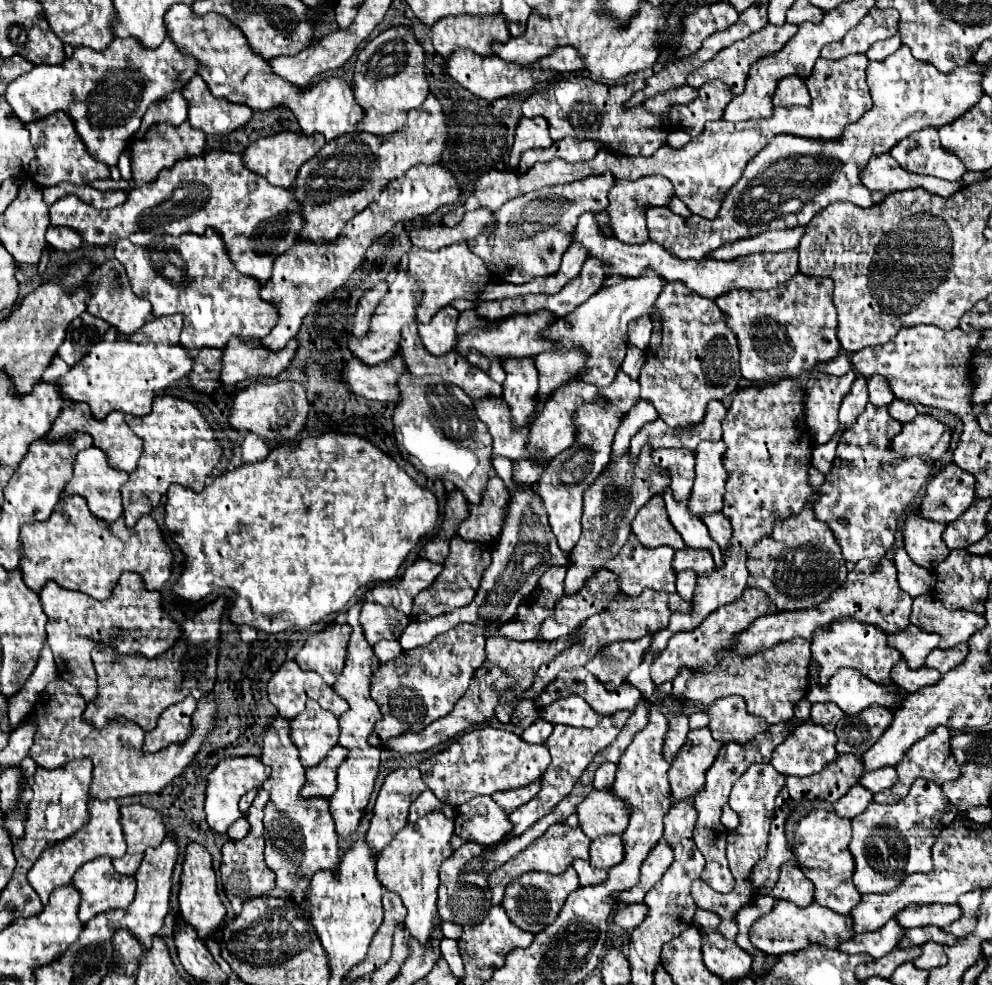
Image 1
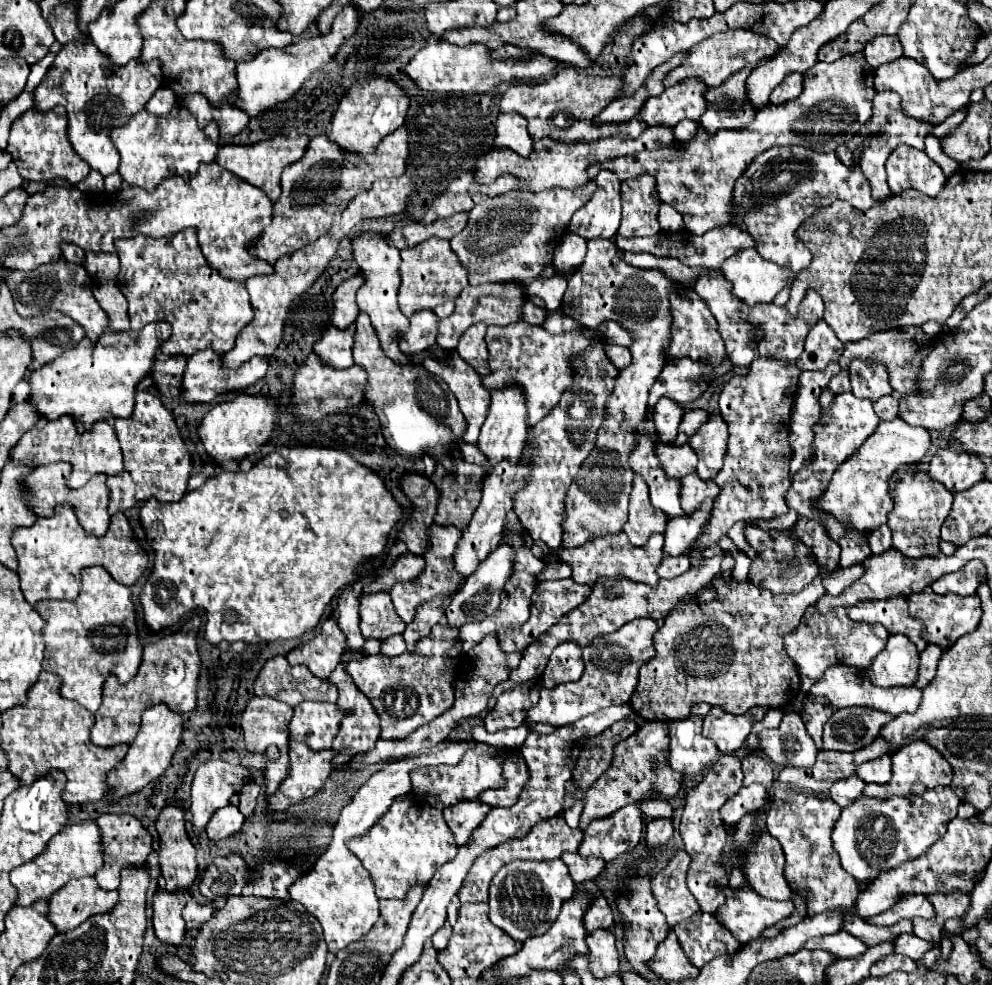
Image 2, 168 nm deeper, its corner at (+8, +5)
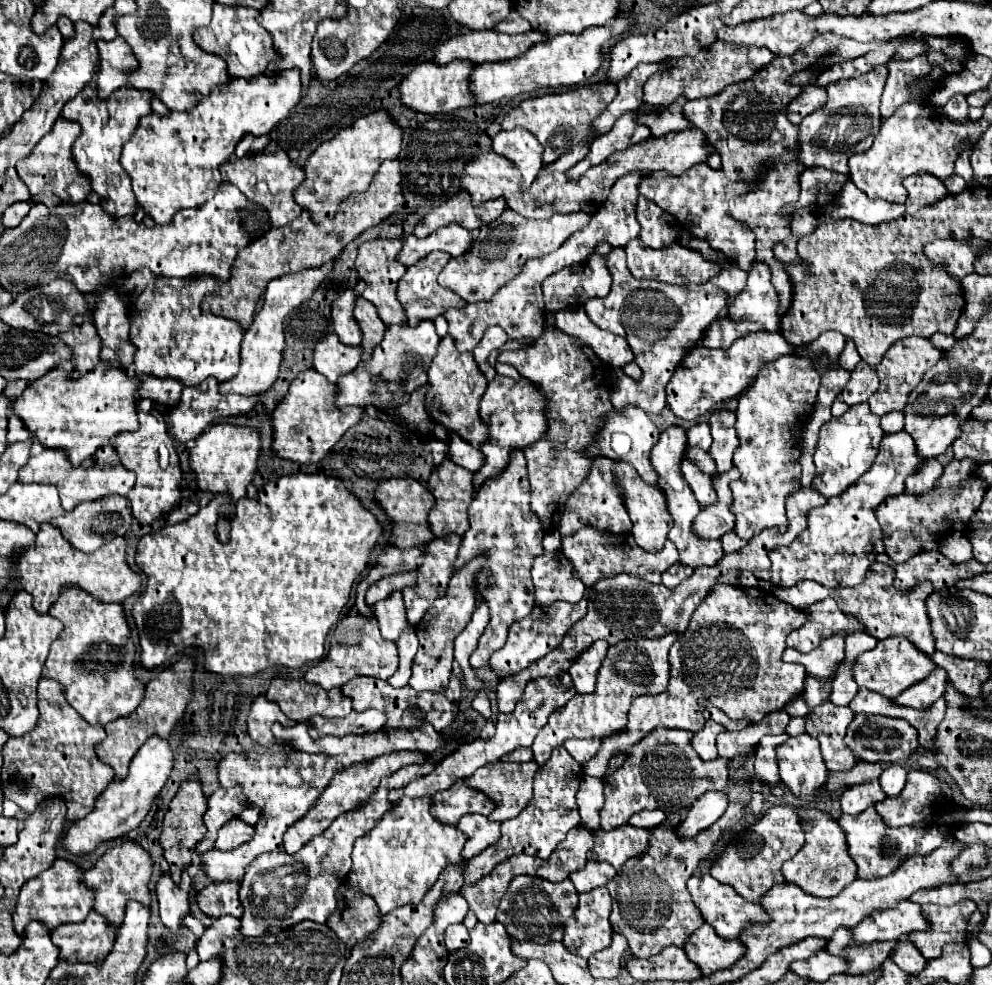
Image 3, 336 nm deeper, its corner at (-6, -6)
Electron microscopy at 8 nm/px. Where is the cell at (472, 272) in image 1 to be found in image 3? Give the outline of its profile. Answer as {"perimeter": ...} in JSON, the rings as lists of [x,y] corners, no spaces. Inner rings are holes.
{"perimeter":[[[438,252],[428,254],[426,258],[418,260],[414,266],[410,266],[406,270],[406,274],[400,278],[396,296],[398,296],[398,302],[404,308],[406,324],[408,326],[418,326],[418,322],[422,322],[422,320],[434,320],[436,316],[440,316],[450,306],[464,306],[464,302],[462,302],[462,298],[458,298],[458,294],[454,294],[452,290],[446,290],[446,288],[438,286],[438,282],[436,282],[436,276],[440,274],[440,270],[446,266],[448,260],[450,260],[448,254],[438,254]],[[434,306],[436,308],[440,306],[442,310],[432,310]]]}

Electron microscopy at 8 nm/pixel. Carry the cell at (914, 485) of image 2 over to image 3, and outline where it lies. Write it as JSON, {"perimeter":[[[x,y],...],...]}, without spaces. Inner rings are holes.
{"perimeter":[[[936,458],[924,460],[922,466],[910,478],[906,478],[906,490],[912,494],[922,494],[930,490],[930,486],[934,486],[940,476],[942,476],[942,464]]]}

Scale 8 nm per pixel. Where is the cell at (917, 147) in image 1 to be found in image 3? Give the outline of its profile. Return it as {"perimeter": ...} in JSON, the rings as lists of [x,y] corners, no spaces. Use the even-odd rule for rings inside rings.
{"perimeter":[[[916,174],[906,180],[908,200],[906,200],[906,212],[916,214],[920,208],[938,202],[948,194],[942,180],[934,178],[932,174]]]}

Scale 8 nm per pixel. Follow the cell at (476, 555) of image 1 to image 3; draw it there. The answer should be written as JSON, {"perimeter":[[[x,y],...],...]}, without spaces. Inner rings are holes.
{"perimeter":[[[448,534],[444,538],[434,538],[426,544],[422,566],[418,566],[416,570],[416,586],[402,590],[406,602],[406,618],[412,626],[422,620],[436,598],[446,594],[450,564],[454,564],[460,542],[460,536]]]}

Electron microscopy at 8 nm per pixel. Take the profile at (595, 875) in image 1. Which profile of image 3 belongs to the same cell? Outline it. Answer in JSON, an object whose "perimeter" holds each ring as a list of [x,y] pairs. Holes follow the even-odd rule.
{"perimeter":[[[588,862],[582,870],[570,874],[570,880],[578,892],[590,892],[598,886],[604,886],[614,878],[616,870],[608,862]]]}

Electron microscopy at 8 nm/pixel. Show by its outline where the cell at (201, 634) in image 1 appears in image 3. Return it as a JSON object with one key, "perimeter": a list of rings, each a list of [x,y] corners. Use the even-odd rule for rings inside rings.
{"perimeter":[[[188,656],[178,658],[178,662],[174,662],[170,668],[162,670],[152,682],[148,682],[144,698],[134,714],[130,714],[126,718],[118,718],[118,720],[104,726],[106,738],[100,740],[94,746],[94,750],[96,750],[96,756],[100,762],[114,768],[114,780],[126,778],[130,760],[134,758],[134,754],[138,752],[142,742],[146,742],[150,736],[166,738],[172,732],[172,728],[176,726],[176,722],[184,716],[184,710],[186,710],[188,702],[192,700],[192,690],[190,690],[192,688],[192,674],[194,674],[192,658],[188,658]]]}

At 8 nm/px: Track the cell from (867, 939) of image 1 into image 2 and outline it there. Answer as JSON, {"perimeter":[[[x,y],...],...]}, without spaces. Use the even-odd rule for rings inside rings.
{"perimeter":[[[838,931],[836,935],[824,935],[820,939],[812,939],[806,947],[832,951],[834,955],[840,957],[858,957],[868,949],[868,945],[860,937],[854,937],[848,931]]]}

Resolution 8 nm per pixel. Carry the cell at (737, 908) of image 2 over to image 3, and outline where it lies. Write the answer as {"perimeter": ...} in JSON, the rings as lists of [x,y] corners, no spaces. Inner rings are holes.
{"perimeter":[[[694,874],[688,880],[688,892],[690,892],[696,908],[704,916],[704,920],[716,930],[718,936],[722,936],[726,940],[736,940],[742,926],[748,926],[754,922],[766,922],[766,912],[762,910],[762,906],[758,906],[756,902],[748,902],[748,900],[740,898],[734,892],[734,888],[716,882],[716,878],[712,878],[710,874]]]}

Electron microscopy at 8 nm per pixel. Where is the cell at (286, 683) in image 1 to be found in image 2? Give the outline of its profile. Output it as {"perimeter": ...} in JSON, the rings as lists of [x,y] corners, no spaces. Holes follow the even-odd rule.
{"perimeter":[[[274,657],[266,661],[266,665],[254,681],[254,693],[258,697],[268,695],[280,699],[290,707],[296,707],[306,699],[336,703],[338,697],[334,683],[318,679],[304,665],[288,665],[284,657]]]}

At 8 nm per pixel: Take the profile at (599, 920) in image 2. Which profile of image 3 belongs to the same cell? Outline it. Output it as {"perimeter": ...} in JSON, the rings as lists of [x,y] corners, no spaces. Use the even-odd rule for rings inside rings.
{"perimeter":[[[600,886],[578,898],[576,914],[566,922],[562,944],[572,954],[588,960],[594,952],[610,946],[610,894],[606,886]]]}

